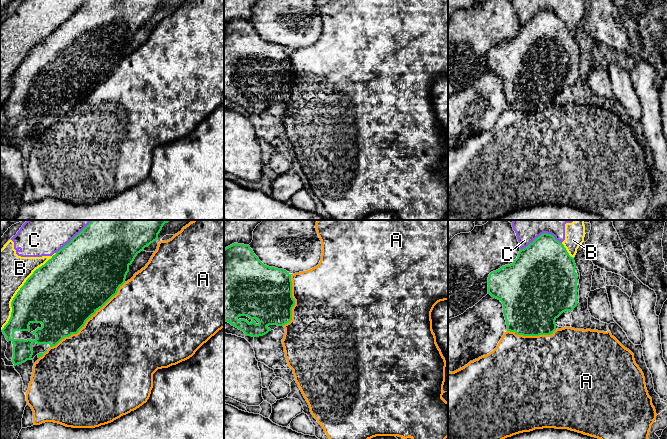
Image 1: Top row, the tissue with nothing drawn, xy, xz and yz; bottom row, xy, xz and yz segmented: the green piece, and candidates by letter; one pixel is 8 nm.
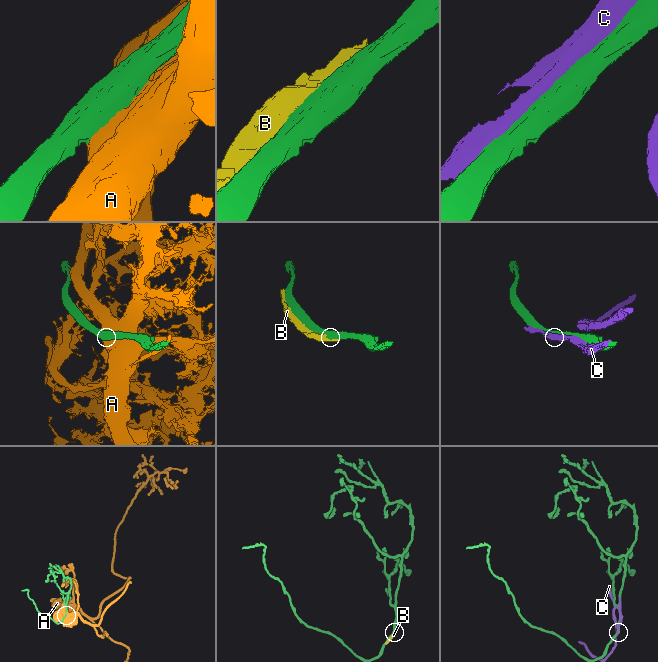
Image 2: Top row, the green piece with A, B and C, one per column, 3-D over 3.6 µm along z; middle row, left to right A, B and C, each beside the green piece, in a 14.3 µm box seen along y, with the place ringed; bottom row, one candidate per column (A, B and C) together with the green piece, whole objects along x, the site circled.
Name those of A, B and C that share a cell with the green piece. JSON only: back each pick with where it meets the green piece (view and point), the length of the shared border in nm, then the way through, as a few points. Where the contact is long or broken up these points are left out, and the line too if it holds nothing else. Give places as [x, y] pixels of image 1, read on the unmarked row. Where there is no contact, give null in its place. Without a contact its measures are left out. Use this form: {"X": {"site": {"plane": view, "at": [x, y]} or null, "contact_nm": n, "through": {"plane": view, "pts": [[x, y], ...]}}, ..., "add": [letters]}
{"add": []}

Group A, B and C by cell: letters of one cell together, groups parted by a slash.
A / B C

